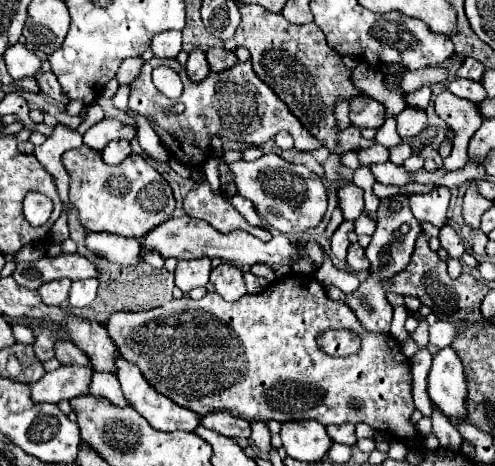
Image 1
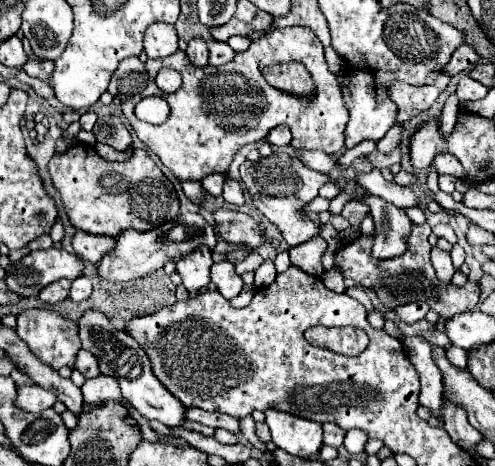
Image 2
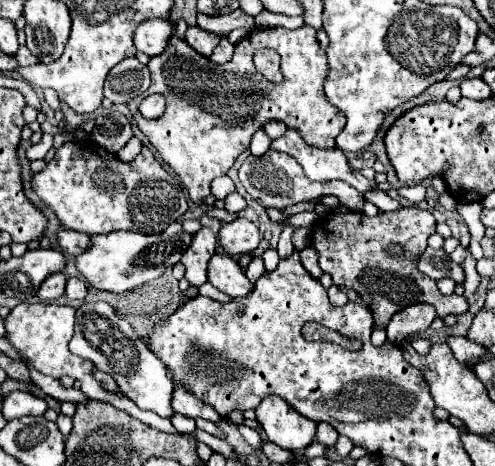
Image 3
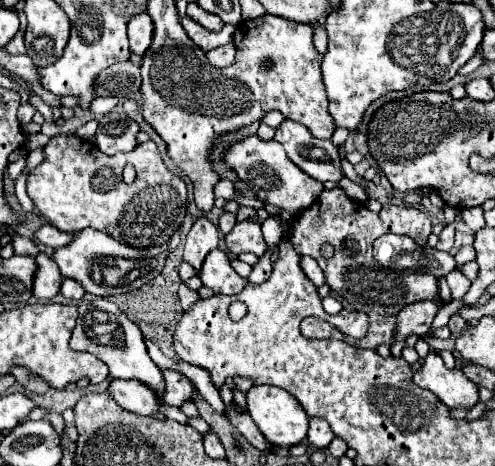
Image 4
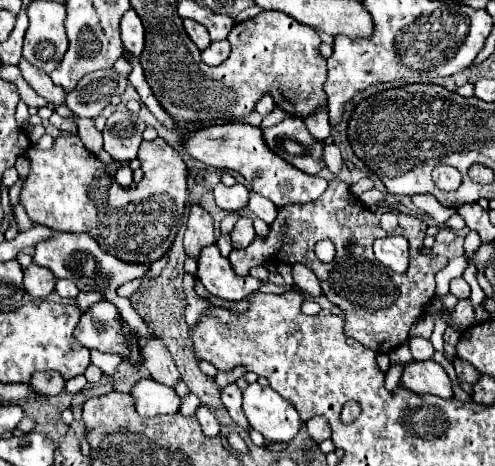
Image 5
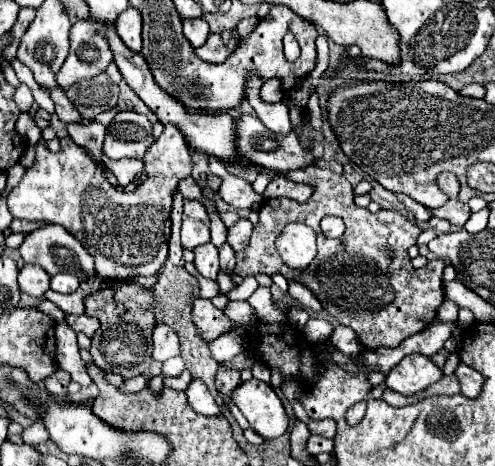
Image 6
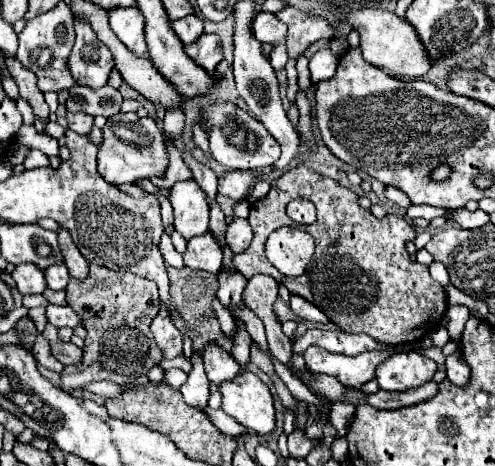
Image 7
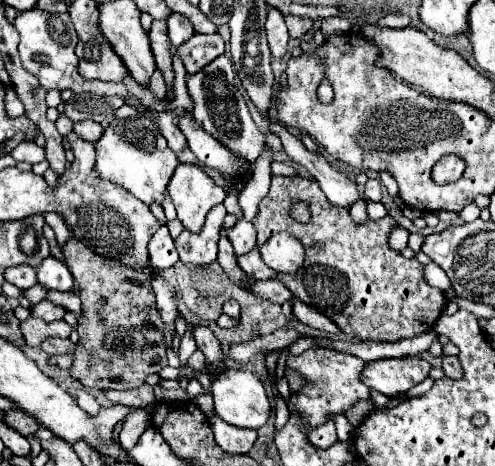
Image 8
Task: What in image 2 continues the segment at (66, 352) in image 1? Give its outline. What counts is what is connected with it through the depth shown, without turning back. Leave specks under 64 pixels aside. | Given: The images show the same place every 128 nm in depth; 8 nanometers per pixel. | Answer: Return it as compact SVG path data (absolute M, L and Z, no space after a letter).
M84 348L78 352L76 356L76 368L86 376L86 378L92 378L92 376L98 376L100 370L98 370L98 362L96 362L96 356L92 352L86 352Z

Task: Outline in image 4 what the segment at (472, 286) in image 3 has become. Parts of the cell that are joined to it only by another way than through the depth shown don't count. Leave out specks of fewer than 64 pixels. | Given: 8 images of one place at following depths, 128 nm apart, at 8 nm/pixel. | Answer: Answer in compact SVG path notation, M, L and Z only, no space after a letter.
M454 299L449 303L446 303L435 316L432 325L431 325L431 333L436 328L441 328L442 326L446 326L452 315L458 313L458 311L465 306L465 303L461 299Z

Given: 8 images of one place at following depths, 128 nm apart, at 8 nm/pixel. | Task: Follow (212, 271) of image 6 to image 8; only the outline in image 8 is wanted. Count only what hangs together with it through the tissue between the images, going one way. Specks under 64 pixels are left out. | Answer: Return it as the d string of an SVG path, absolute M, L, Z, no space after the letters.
M220 204L212 208L200 234L182 230L182 234L178 236L178 240L174 240L174 244L184 264L212 264L218 258L218 236L224 216L226 208Z

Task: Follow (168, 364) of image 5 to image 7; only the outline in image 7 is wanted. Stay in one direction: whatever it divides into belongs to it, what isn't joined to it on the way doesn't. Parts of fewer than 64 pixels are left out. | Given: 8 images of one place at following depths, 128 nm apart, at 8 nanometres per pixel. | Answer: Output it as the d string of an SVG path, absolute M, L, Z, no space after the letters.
M160 306L158 316L152 320L152 334L164 358L176 358L182 354L182 334L172 324L166 306Z

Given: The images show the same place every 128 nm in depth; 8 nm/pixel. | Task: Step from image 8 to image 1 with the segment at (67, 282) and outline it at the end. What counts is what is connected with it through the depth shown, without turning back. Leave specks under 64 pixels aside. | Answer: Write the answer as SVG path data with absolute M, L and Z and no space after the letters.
M88 278L88 280L74 280L70 286L70 298L68 304L70 306L88 306L94 298L96 298L96 290L98 290L98 280L96 278Z

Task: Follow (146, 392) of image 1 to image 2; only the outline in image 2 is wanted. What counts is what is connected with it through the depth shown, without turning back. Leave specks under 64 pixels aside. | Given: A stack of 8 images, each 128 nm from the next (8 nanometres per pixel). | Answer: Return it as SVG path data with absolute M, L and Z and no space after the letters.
M86 312L80 322L80 342L82 348L90 350L98 358L100 372L104 376L114 376L120 382L122 396L146 418L146 420L158 420L166 424L168 428L176 428L184 422L186 408L172 396L152 374L150 360L144 356L144 350L140 344L132 342L132 336L128 336L124 330L116 330L112 324L108 324L108 318L102 312Z

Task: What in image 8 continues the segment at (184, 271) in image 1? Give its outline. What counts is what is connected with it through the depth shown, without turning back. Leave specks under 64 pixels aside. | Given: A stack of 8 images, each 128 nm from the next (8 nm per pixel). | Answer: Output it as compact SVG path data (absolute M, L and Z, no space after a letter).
M180 164L168 184L168 196L176 206L178 220L190 232L200 232L206 214L224 202L226 192L194 164Z

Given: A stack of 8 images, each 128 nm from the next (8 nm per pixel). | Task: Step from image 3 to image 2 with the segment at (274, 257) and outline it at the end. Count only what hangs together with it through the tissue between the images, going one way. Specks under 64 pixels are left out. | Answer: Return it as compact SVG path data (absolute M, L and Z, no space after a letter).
M265 260L255 271L254 286L256 288L265 288L269 286L277 276L275 265L270 260Z

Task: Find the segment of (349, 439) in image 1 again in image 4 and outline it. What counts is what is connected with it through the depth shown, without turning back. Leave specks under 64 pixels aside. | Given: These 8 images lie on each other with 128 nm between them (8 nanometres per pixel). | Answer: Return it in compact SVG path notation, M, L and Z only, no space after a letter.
M310 418L310 432L306 440L318 448L326 448L334 440L334 432L326 420Z

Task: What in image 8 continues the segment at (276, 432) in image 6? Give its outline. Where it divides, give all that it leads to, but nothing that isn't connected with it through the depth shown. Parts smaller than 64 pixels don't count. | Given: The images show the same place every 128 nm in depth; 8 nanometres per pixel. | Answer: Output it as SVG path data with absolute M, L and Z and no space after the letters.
M224 370L220 376L214 378L212 394L214 394L216 414L232 426L258 430L270 418L270 400L266 396L266 390L262 382L248 370Z

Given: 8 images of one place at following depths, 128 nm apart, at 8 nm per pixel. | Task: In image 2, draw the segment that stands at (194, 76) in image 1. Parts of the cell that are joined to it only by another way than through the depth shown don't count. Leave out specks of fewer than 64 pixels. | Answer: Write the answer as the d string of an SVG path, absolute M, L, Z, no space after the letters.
M194 38L188 42L186 54L194 66L206 66L208 64L208 44L200 38Z

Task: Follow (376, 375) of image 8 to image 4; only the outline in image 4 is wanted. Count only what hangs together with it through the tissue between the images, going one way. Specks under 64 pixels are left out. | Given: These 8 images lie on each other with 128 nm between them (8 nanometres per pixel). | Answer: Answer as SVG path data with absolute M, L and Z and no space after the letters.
M434 350L414 372L414 382L434 392L448 408L472 410L478 404L478 386L464 376L462 368L446 368L442 356Z

